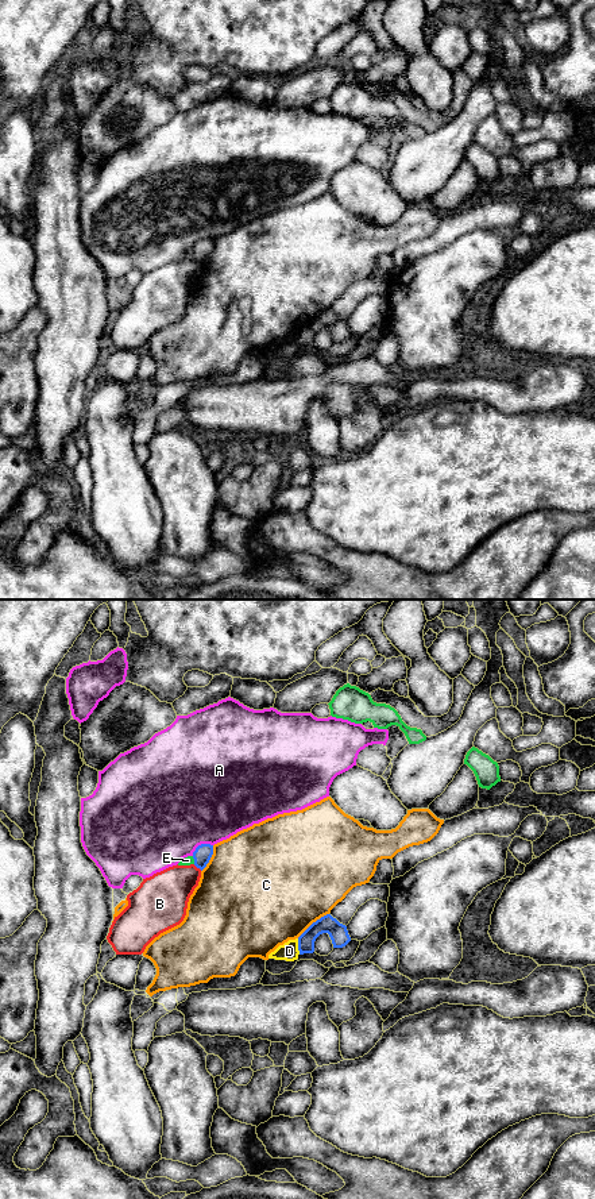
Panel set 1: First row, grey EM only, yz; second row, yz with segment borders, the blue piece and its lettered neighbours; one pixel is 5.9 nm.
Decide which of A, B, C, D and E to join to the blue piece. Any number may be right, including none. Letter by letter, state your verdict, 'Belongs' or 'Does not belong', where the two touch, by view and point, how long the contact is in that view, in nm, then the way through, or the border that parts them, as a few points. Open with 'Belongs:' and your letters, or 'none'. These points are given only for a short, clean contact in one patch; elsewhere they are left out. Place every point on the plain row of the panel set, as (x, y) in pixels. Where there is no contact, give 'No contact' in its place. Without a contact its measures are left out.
Belongs: none
A: Does not belong. Touches blue at yz (201, 239). Shared border 140 nm
B: Does not belong. Touches blue at yz (197, 262). Shared border 70 nm
C: Does not belong. Touches blue at yz (313, 317). Shared border 240 nm
D: Does not belong. Touches blue at yz (298, 342). Shared border 100 nm. Boundary: yz (297, 334), (300, 349)
E: Does not belong. Touches blue at yz (194, 255). Shared border 50 nm

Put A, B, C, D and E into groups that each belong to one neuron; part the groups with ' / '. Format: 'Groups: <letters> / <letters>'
Groups: A / B / C / D / E

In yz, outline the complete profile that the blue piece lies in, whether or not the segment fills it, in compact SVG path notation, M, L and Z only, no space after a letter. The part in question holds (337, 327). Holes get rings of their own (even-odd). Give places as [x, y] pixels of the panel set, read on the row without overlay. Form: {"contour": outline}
{"contour": "M327 309L327 311L321 312L320 315L317 315L316 317L313 317L298 332L300 350L313 348L314 347L314 336L322 328L329 329L333 343L343 343L351 336L347 321L340 319L331 309Z"}

